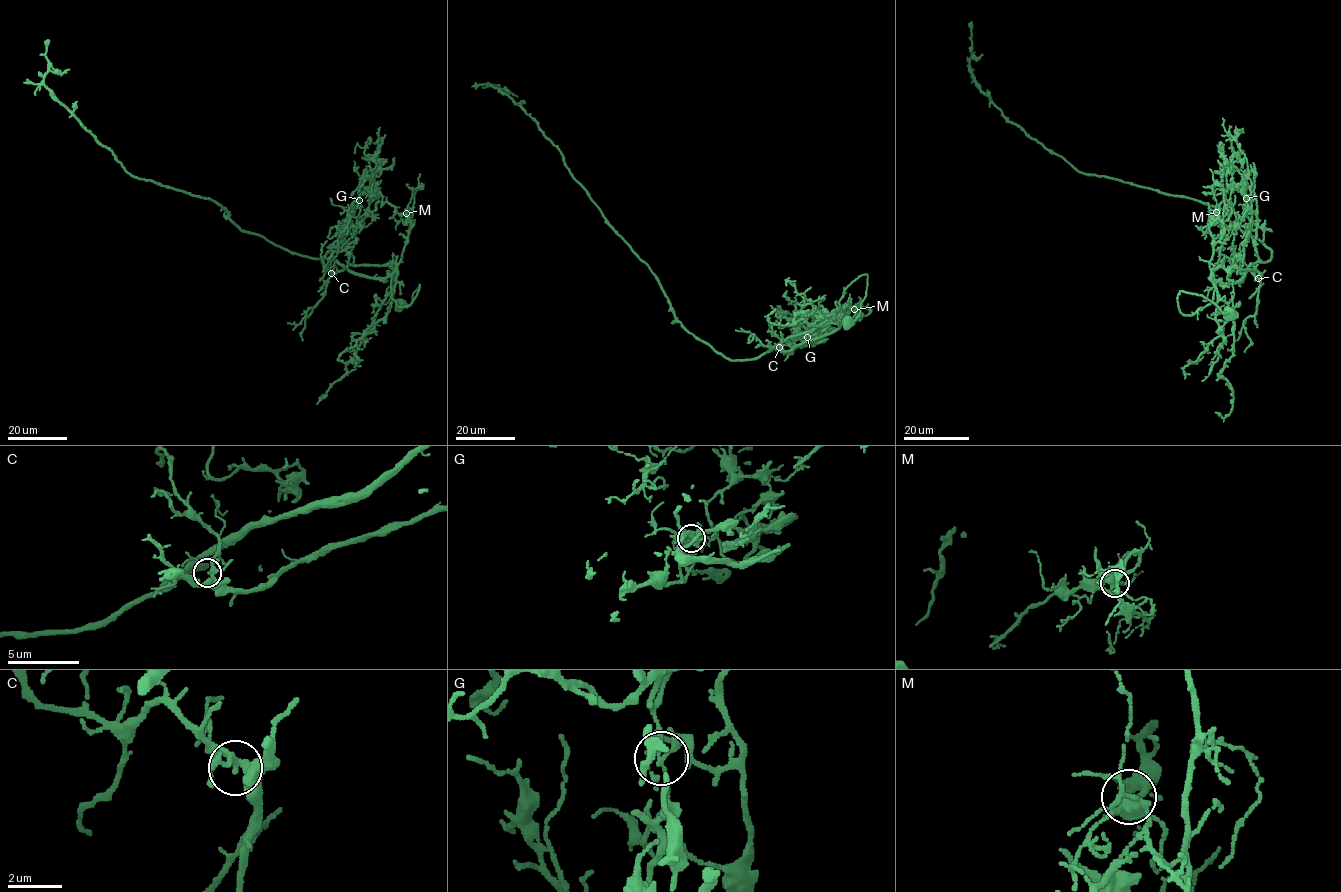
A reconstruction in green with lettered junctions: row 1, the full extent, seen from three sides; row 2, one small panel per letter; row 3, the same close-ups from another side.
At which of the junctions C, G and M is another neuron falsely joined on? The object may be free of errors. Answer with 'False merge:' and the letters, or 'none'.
False merge: G

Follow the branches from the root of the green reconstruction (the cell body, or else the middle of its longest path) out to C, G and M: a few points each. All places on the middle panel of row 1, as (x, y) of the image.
C: (848, 321), (847, 326), (859, 315), (866, 274), (844, 291), (837, 328), (791, 350), (779, 347)
G: (848, 321), (847, 326), (859, 315), (866, 274), (845, 289), (833, 315), (773, 347), (804, 347), (808, 337)
M: (848, 321), (847, 326), (859, 315), (866, 274), (856, 278), (839, 301), (839, 309), (859, 303), (854, 309)

